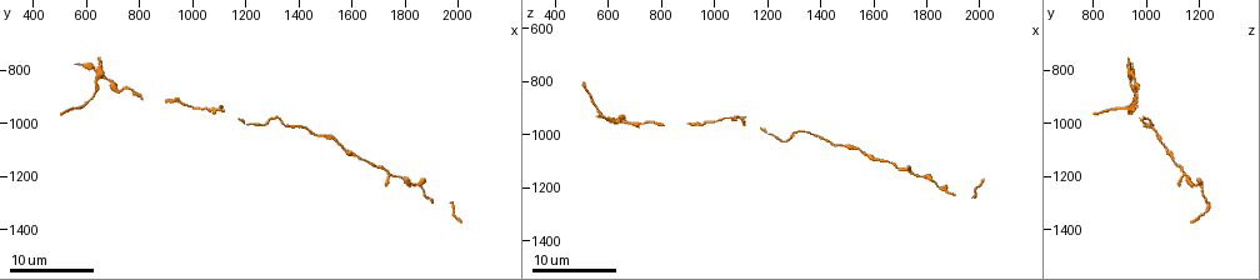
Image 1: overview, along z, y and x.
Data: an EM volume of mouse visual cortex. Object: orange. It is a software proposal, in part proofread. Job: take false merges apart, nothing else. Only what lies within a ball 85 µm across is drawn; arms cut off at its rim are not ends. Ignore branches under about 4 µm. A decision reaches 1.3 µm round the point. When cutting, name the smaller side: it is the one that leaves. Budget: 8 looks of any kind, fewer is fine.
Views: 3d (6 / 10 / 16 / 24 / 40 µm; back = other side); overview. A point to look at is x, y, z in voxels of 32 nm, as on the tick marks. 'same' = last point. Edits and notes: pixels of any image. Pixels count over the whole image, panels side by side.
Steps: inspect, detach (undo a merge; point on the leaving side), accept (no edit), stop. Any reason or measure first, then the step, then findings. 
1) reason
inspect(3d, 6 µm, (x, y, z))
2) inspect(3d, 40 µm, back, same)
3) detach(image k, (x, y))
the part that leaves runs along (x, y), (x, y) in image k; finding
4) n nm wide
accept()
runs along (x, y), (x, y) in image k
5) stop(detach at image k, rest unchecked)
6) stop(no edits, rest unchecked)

sudden change in width
inspect(3d, 16 µm, (980, 930, 950))

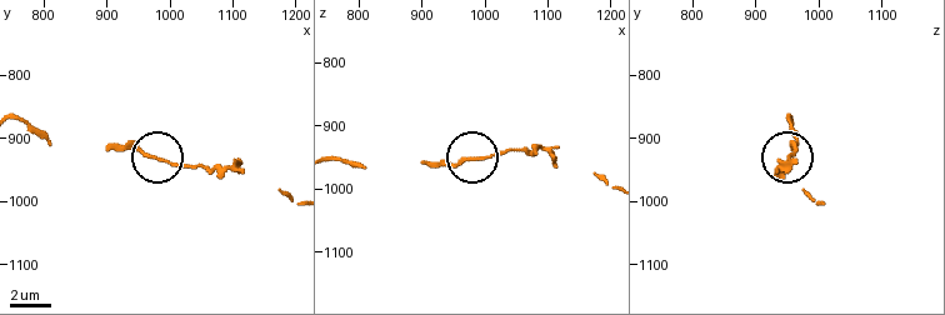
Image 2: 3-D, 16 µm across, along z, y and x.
zoom in
inspect(3d, 10 µm, (970, 930, 955))

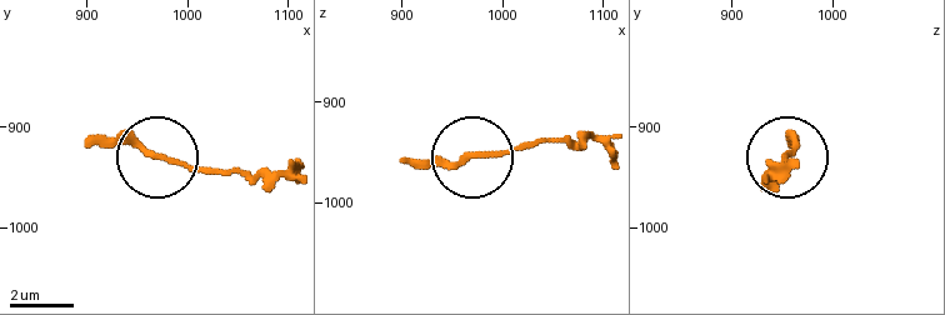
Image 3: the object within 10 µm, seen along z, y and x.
accept()
one cell here

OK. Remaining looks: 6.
calibre changes
inspect(3d, 24 µm, (1110, 930, 970))

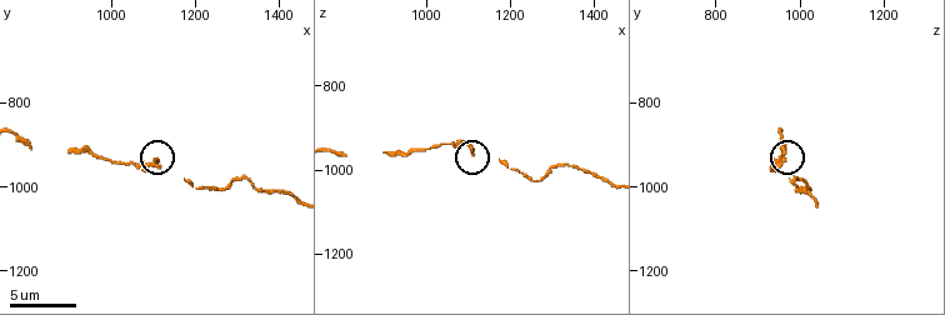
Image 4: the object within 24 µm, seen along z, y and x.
inspect(3d, 6 µm, (1105, 930, 955))

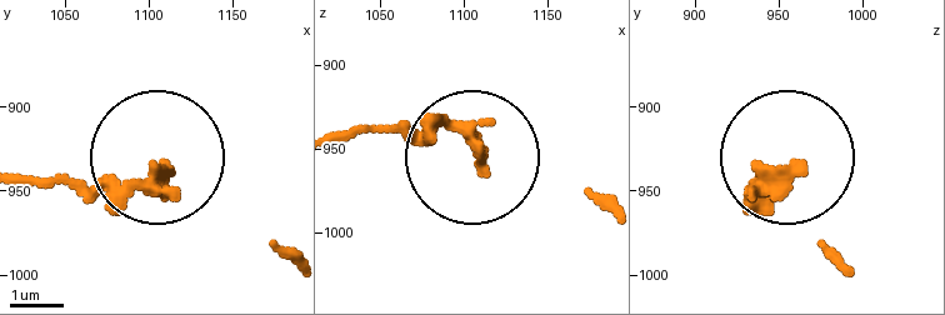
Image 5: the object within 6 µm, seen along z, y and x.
accept()
continuous, no second cell

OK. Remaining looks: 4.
sudden change in width
inspect(3d, 24 µm, (1620, 1110, 1090))

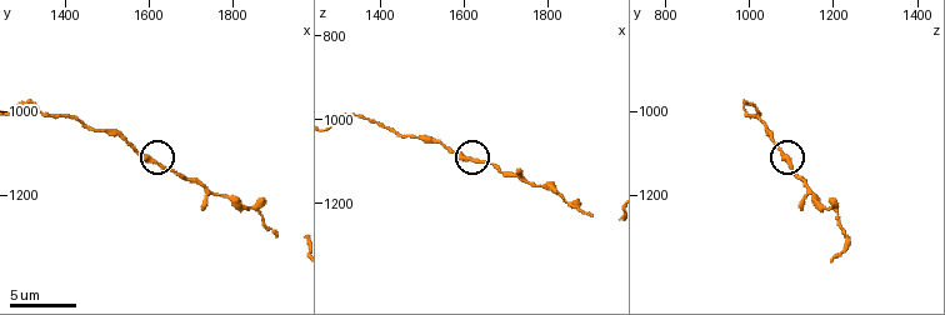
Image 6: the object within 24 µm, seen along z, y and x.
inspect(3d, 10 µm, (1615, 1120, 1095))

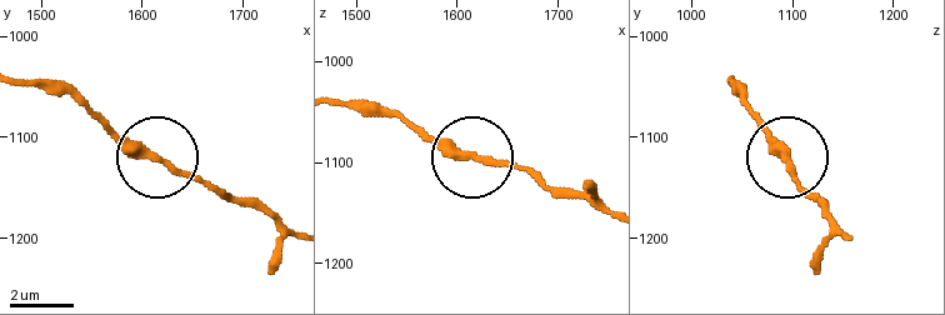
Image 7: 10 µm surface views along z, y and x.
260 nm wide
accept()
runs along (340, 101), (396, 113), (436, 148), (501, 158), (539, 180) in image 7; all the same cell

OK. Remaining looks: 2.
four-way junction
inspect(3d, 24 µm, (630, 830, 950))

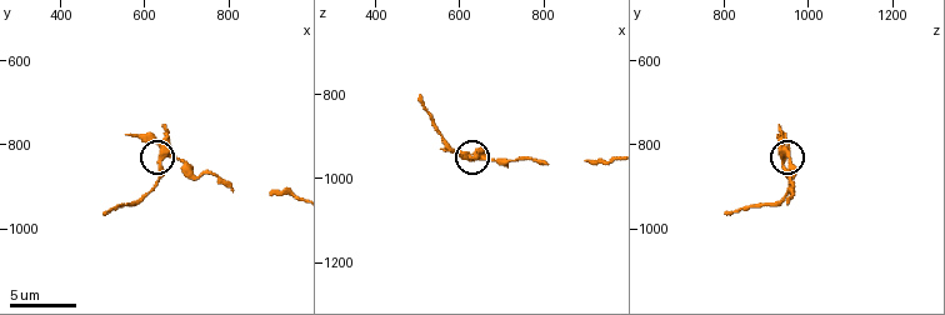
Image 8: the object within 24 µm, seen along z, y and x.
inspect(3d, 10 µm, (645, 830, 945))

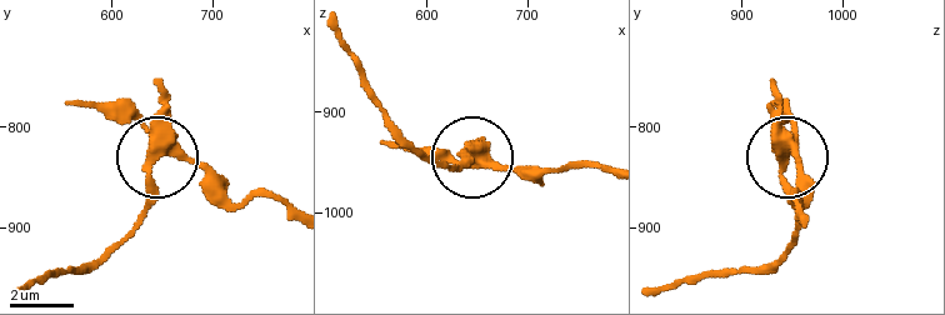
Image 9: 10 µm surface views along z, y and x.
4 arms
detach(image 9, (158, 195))
the part that leaves runs along (161, 151), (124, 238), (86, 268), (21, 291) in image 9; two cells meet here

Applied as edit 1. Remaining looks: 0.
stop(detach at image 9, rest unchecked)

